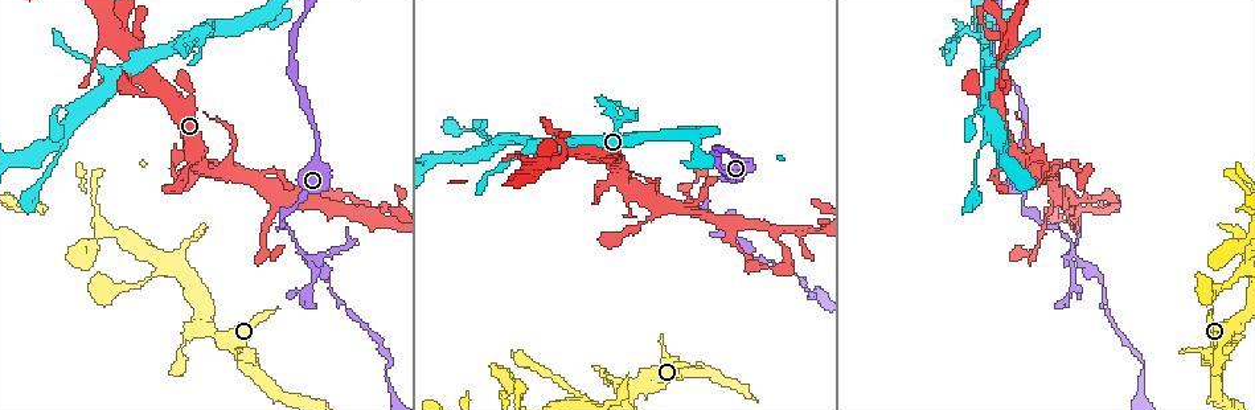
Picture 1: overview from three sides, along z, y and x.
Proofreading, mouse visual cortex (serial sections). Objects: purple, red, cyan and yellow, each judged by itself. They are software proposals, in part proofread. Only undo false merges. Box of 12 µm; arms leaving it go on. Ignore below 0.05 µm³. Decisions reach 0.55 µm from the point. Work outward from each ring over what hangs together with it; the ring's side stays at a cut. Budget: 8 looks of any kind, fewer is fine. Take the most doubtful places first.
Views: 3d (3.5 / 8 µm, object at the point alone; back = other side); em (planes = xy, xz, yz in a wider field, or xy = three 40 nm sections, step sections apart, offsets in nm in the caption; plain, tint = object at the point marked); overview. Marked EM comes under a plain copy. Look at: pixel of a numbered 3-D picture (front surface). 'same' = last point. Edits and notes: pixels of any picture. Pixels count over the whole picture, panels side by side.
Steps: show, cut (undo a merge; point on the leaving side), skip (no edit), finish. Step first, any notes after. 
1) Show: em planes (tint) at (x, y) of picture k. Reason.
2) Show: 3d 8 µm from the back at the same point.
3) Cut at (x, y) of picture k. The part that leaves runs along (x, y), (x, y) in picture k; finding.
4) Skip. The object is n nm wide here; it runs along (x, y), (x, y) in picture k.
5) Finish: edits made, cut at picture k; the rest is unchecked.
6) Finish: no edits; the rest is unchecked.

Show: 3d 3.5 µm at (300, 252) of picture 1. Two arms at a narrow angle.

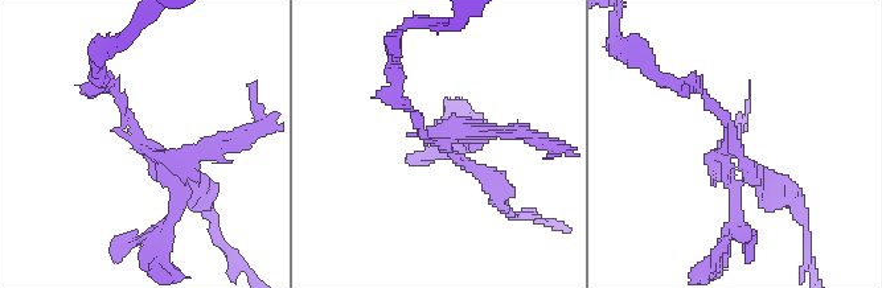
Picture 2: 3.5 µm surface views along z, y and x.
Show: em planes (tint) at (730, 144) of picture 2. Need the tissue.

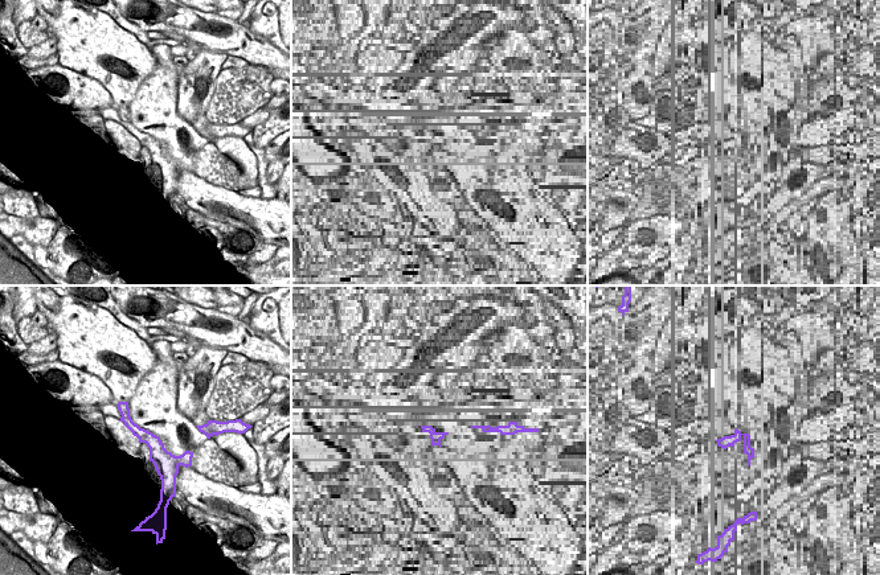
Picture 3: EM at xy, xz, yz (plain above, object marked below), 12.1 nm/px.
Cut at (201, 149) of picture 2. The part that leaves runs along (152, 148), (180, 188), (160, 256) in picture 2; a second cell is stuck on.

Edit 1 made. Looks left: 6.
Show: overview. See it whole again.

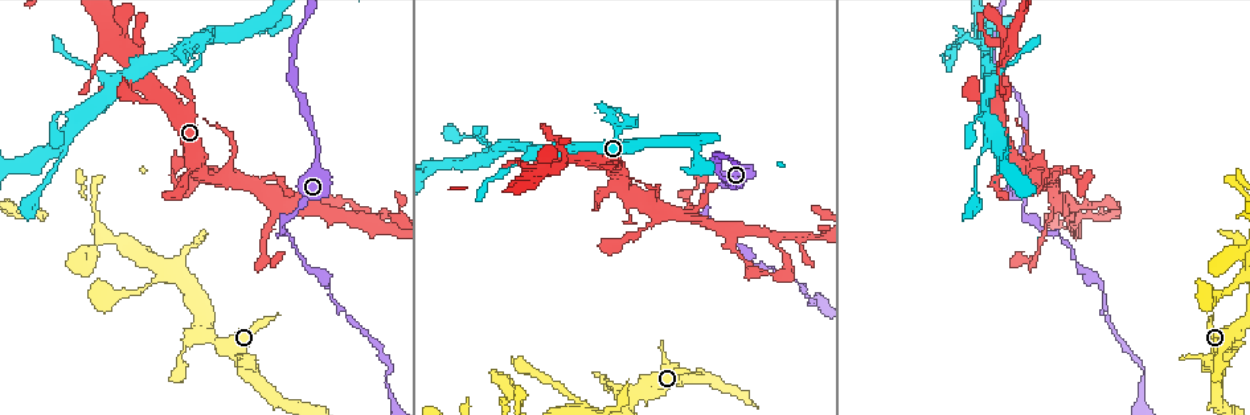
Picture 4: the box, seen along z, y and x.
Show: em xy step 5 (tint) at (802, 235) of picture 4. Abrupt turn.

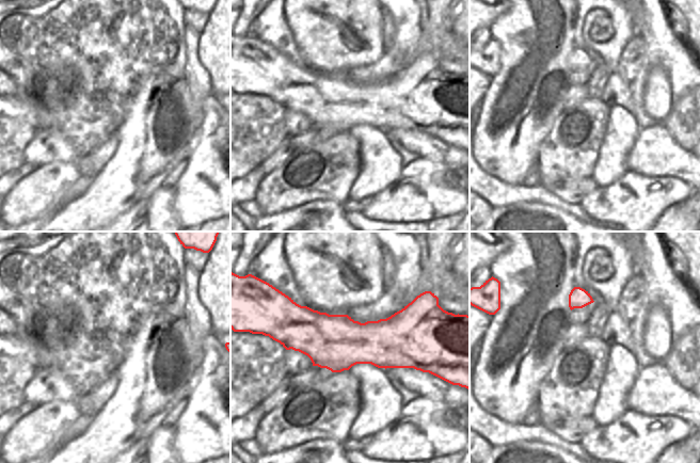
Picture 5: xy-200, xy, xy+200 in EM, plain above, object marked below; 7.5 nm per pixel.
Show: 3d 3.5 µm at the same point. Wider look.

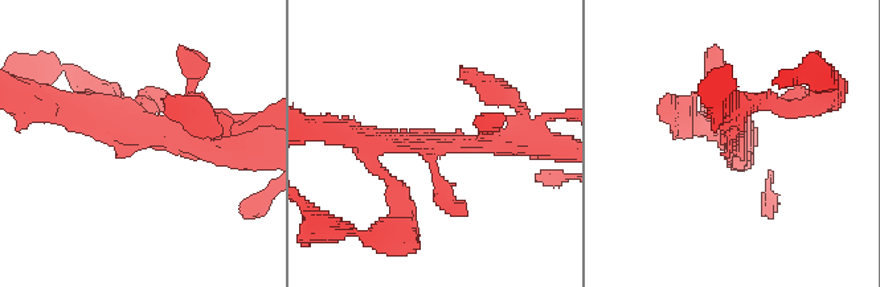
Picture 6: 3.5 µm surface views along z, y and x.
Skip. One cell here.

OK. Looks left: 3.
Show: 3d 3.5 µm from the back at (538, 145) of picture 4. Branch point.

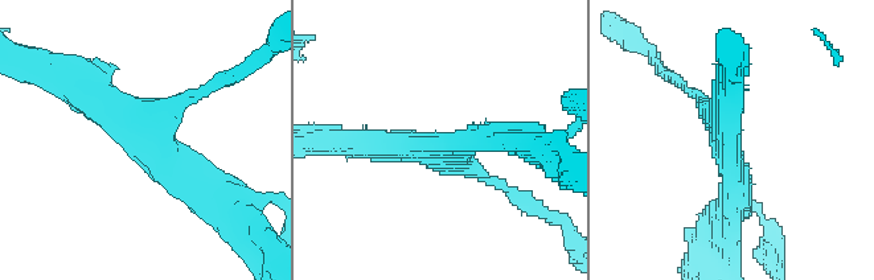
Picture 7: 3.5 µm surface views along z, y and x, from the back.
Show: em planes (tint) at (726, 123) of picture 7. 3 arms meet here; the arms are 150, 300, 350 nm wide; need the tissue.

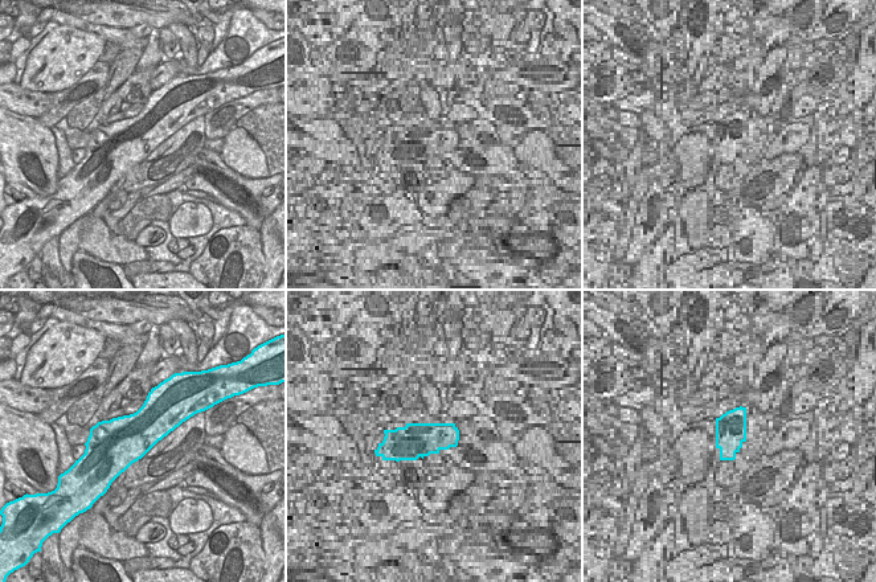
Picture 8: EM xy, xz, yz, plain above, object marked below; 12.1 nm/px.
Skip. It runs along (56, 74), (124, 114), (202, 188) in picture 7; one cell here.

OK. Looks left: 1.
Finish: edits made, cut at picture 2; the rest is unchecked.

